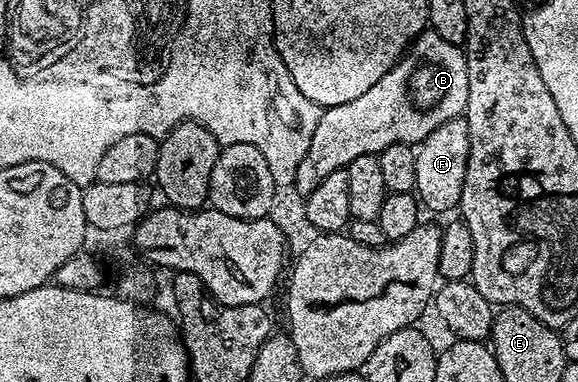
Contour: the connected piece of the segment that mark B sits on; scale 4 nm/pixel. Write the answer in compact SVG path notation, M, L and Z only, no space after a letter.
M424 31L411 42L406 53L399 62L389 70L365 95L357 95L349 103L329 105L323 109L321 119L317 123L317 131L313 131L313 140L309 143L309 151L305 151L305 159L297 163L295 187L300 198L307 198L310 193L317 191L318 185L333 171L346 169L357 155L379 154L382 149L393 143L405 143L418 146L441 123L462 118L467 112L469 103L469 67L466 52L460 46L449 43L449 39L441 39L441 35Z

